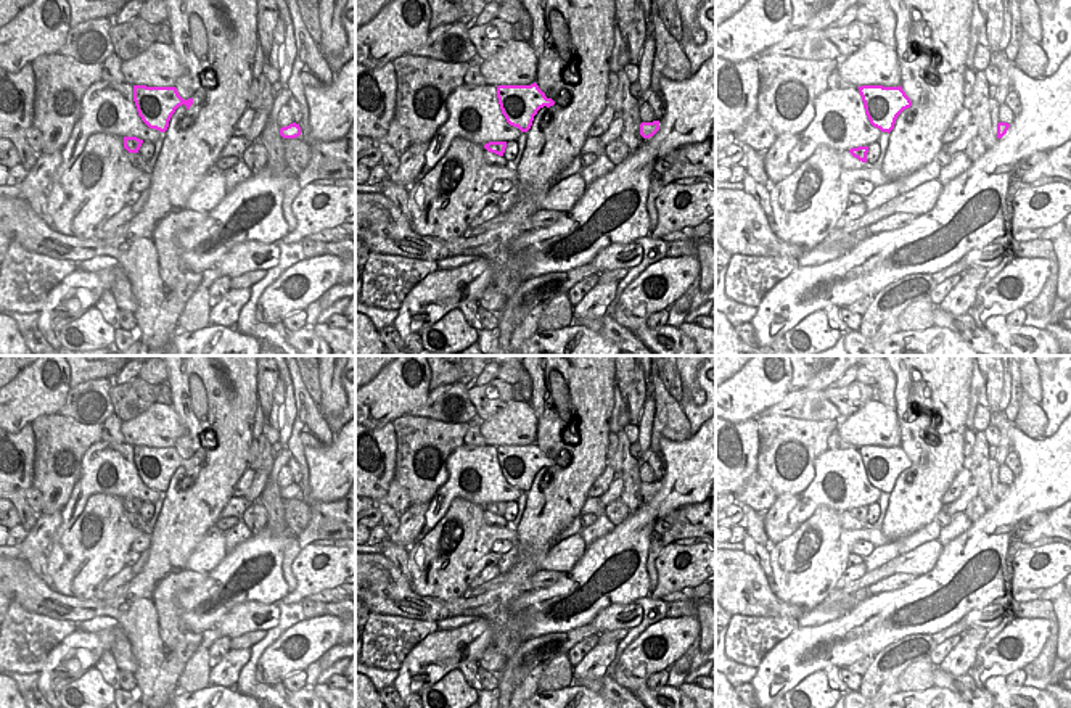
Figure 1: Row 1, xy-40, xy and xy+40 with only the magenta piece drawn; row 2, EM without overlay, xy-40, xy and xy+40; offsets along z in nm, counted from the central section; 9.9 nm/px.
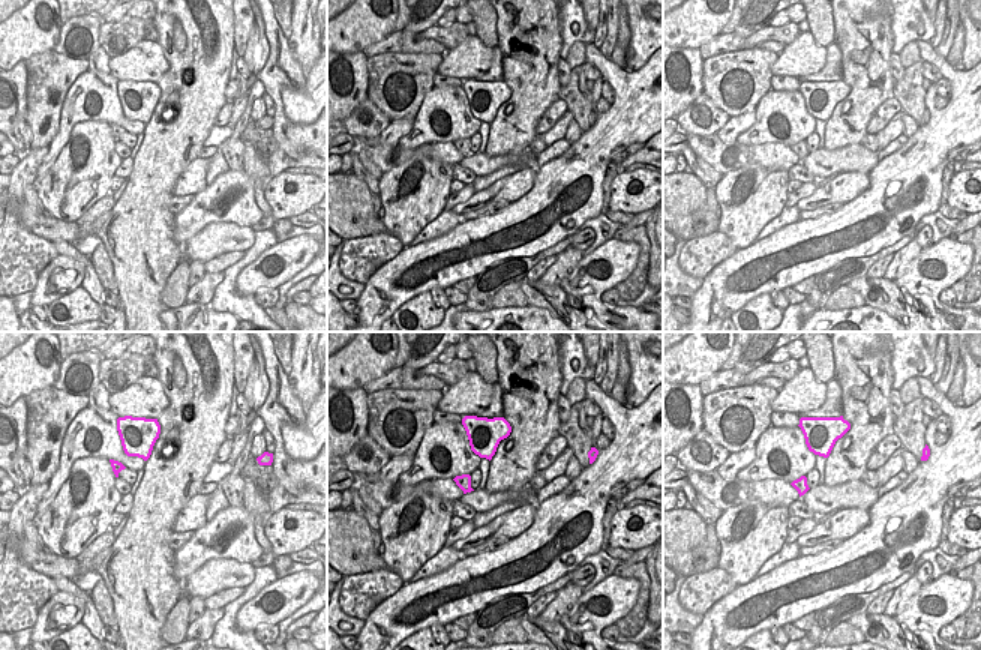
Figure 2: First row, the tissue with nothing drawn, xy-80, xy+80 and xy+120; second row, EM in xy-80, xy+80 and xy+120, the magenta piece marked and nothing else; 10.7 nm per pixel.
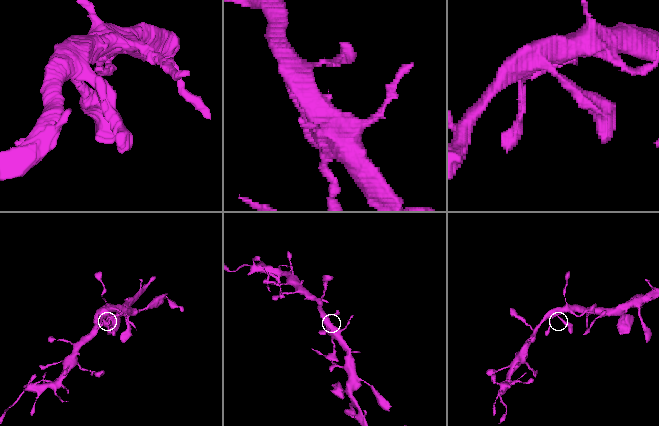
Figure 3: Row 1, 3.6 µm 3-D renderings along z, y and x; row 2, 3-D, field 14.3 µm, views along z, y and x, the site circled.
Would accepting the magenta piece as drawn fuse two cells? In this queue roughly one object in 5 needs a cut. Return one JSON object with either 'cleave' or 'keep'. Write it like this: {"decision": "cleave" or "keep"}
{"decision": "keep"}

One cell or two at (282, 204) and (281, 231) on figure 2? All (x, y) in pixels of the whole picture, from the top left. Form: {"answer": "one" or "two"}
{"answer": "two"}

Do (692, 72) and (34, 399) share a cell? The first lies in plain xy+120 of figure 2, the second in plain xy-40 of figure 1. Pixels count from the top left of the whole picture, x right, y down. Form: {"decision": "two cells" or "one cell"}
{"decision": "two cells"}

